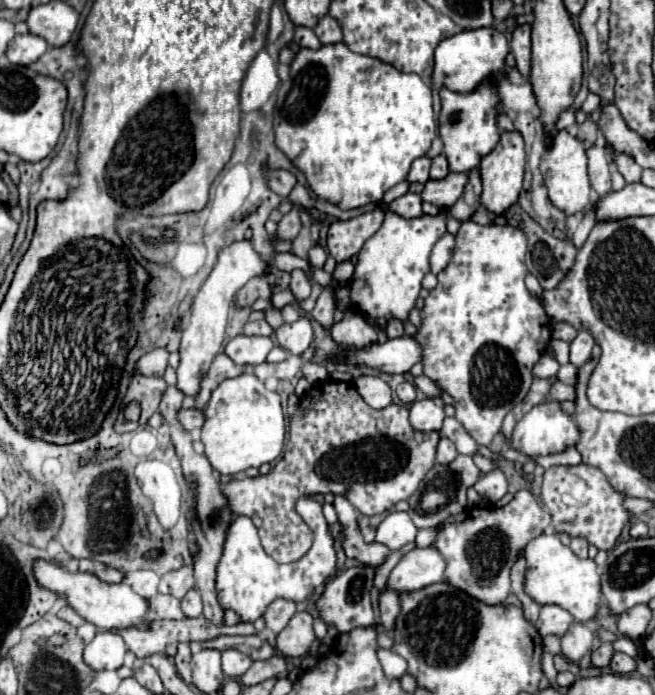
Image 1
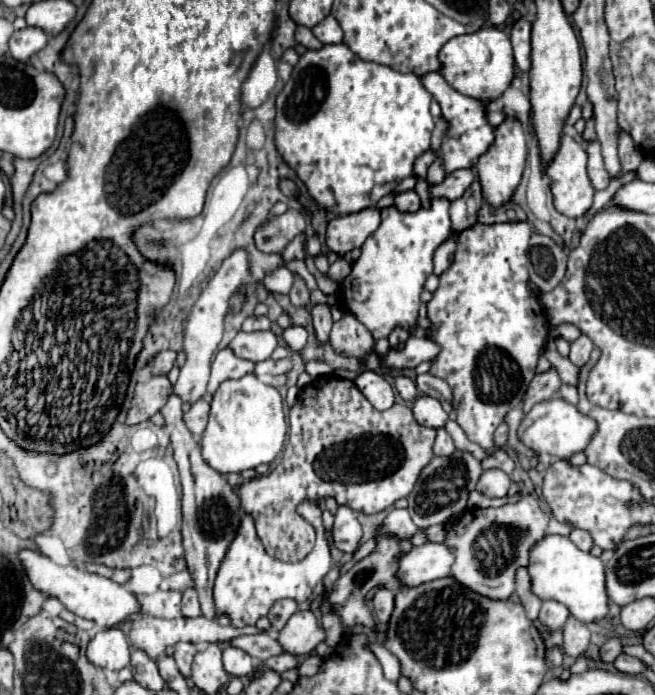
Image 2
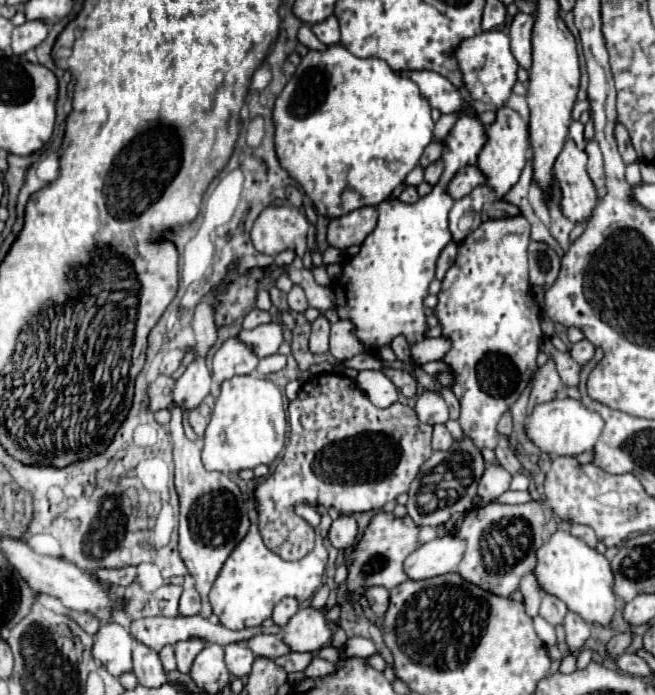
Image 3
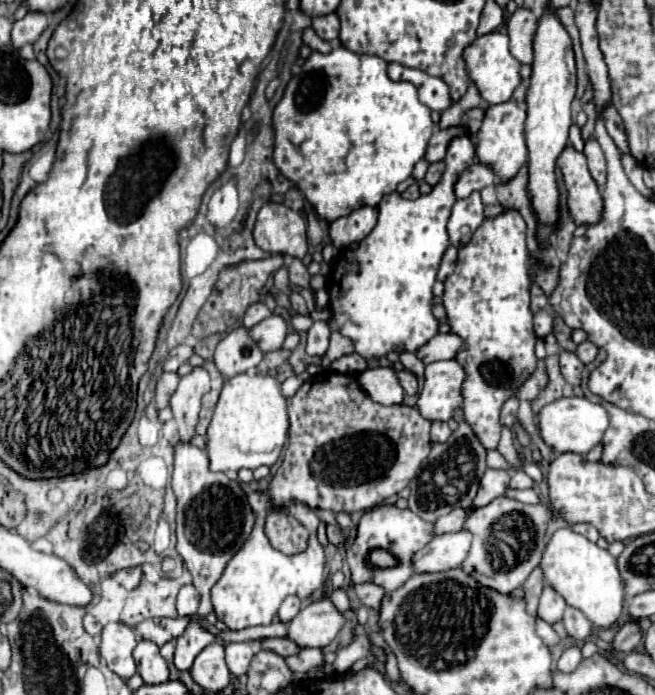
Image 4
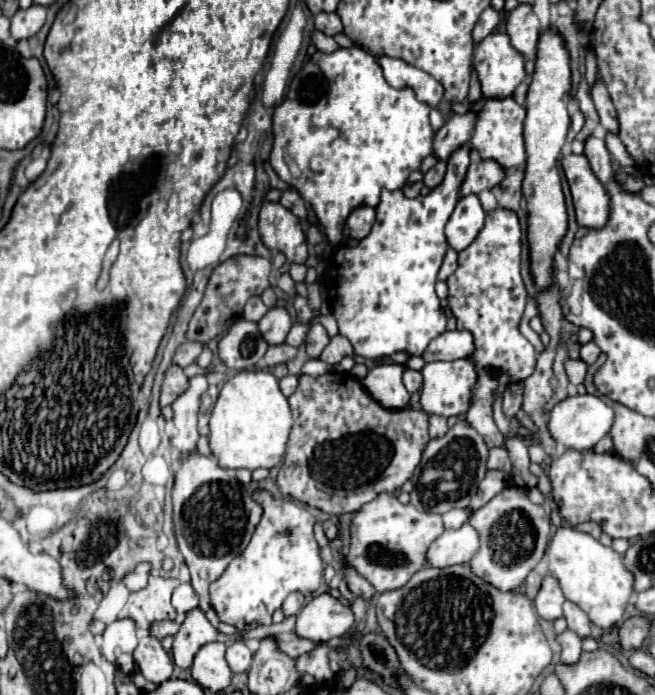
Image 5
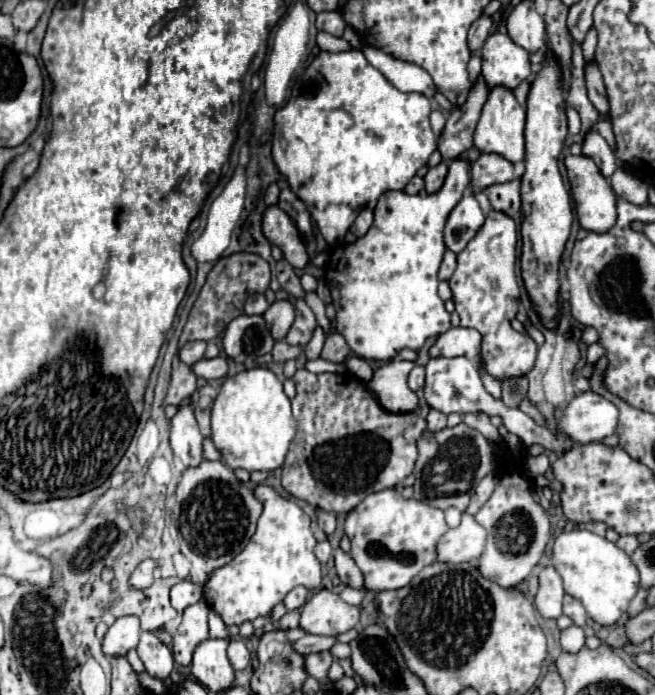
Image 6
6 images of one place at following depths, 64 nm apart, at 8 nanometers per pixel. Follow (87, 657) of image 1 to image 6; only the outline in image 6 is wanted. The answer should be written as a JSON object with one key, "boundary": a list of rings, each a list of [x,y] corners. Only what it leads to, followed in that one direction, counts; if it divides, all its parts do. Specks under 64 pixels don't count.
{"boundary":[[[136,616],[118,618],[104,636],[102,648],[108,656],[126,656],[130,648],[138,646],[140,638],[140,620]]]}

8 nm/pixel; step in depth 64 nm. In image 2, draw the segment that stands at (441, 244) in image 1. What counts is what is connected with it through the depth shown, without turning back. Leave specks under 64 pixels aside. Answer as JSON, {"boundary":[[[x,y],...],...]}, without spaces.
{"boundary":[[[448,238],[444,244],[440,244],[440,248],[434,254],[434,274],[440,276],[450,264],[452,264],[452,256],[456,252],[456,242],[454,238]]]}

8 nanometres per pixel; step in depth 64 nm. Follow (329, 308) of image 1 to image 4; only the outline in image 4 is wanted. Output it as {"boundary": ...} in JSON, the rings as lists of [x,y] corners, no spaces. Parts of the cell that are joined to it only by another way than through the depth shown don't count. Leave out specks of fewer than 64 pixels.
{"boundary":[[[314,322],[312,328],[308,330],[308,346],[306,352],[310,356],[324,356],[328,350],[328,340],[330,340],[330,328],[326,322]]]}

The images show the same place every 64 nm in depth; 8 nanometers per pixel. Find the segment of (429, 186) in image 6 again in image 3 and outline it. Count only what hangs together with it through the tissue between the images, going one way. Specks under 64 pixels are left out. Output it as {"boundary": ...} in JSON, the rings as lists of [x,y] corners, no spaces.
{"boundary":[[[438,160],[438,162],[434,162],[434,164],[430,164],[430,166],[426,168],[424,180],[426,180],[430,186],[434,186],[434,184],[438,184],[438,180],[440,180],[442,172],[444,172],[444,162],[442,162],[442,160]]]}

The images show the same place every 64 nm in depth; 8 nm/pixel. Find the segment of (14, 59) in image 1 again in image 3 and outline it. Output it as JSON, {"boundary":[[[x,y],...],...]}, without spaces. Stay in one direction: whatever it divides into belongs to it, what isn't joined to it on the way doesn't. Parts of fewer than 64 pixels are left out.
{"boundary":[[[26,20],[22,26],[16,26],[12,32],[12,50],[14,54],[24,54],[30,48],[36,48],[48,34],[48,24],[42,20]]]}

